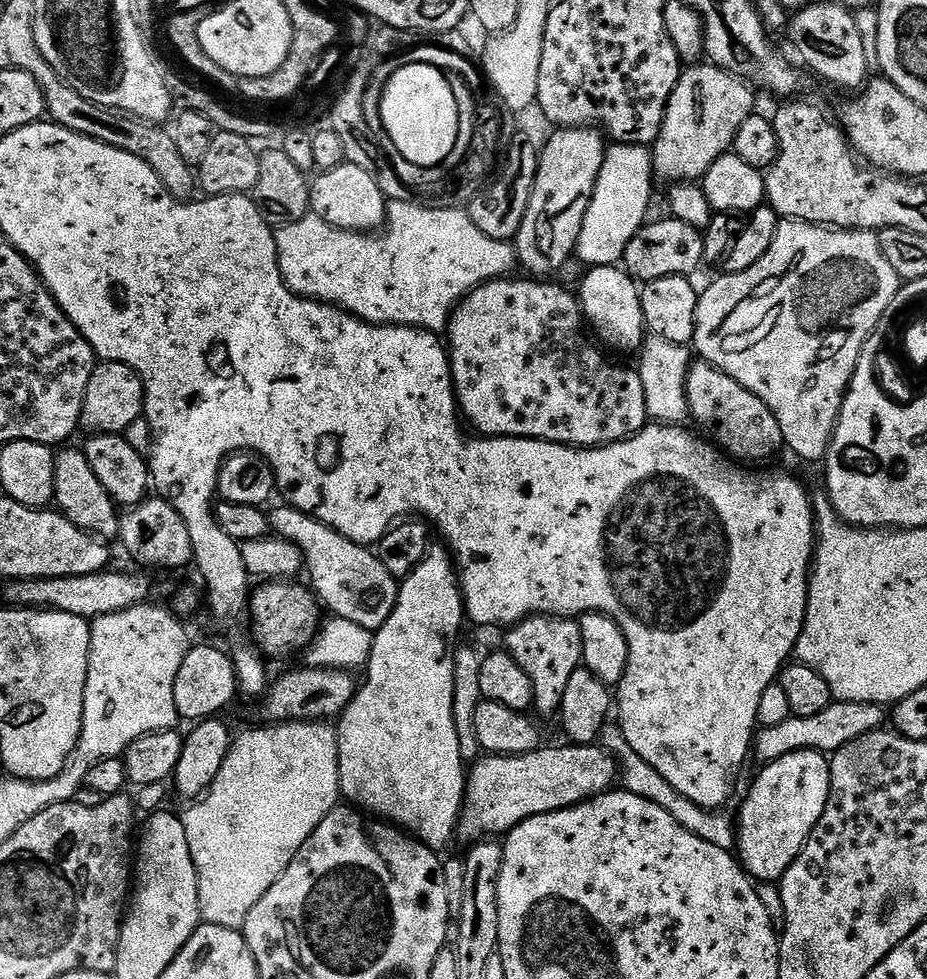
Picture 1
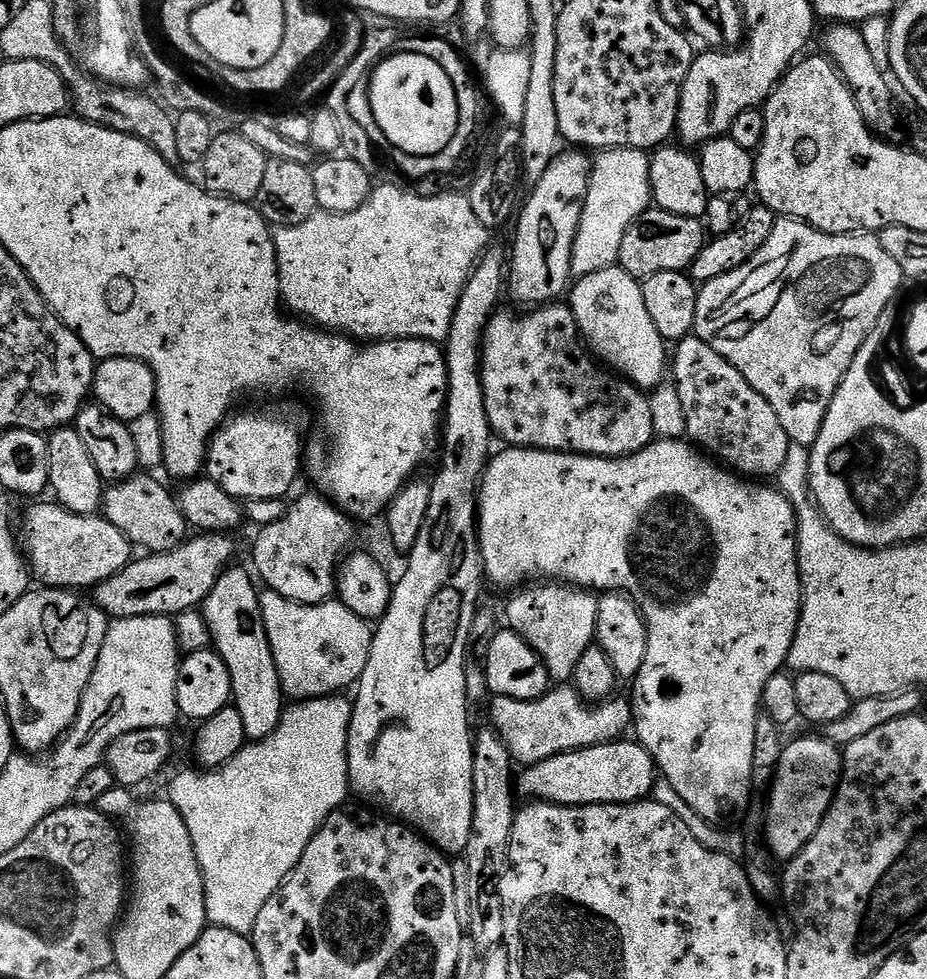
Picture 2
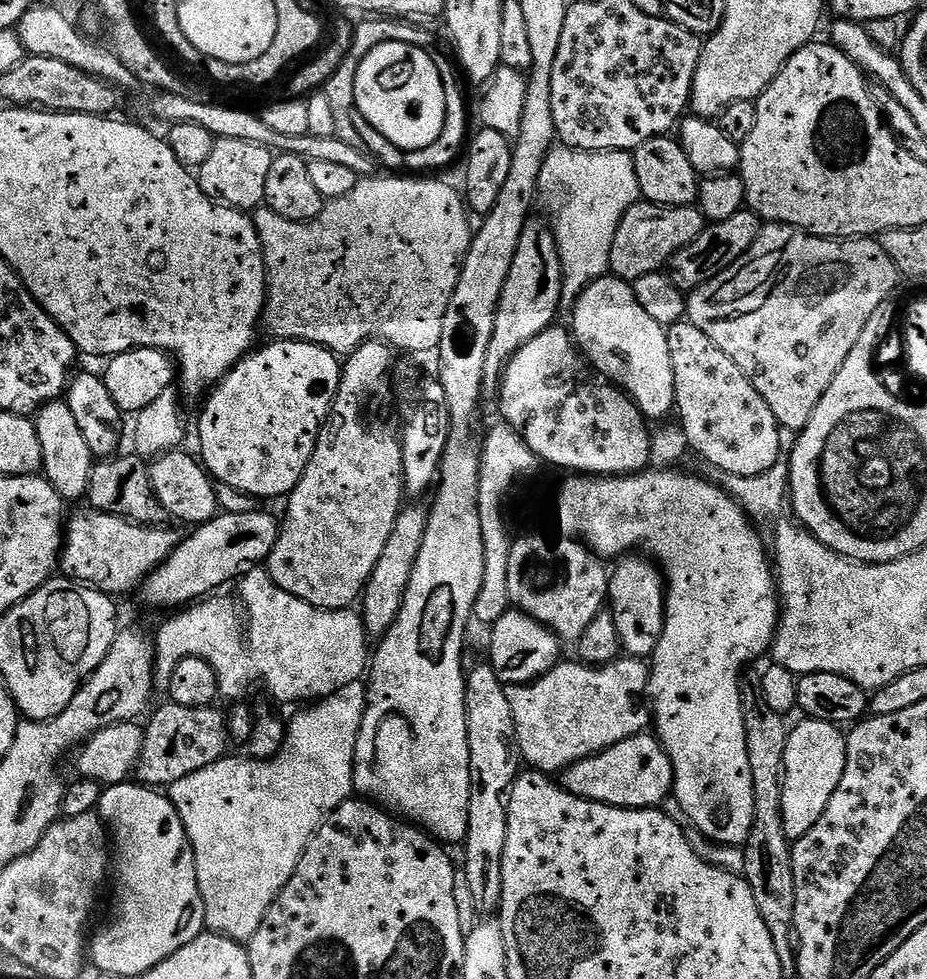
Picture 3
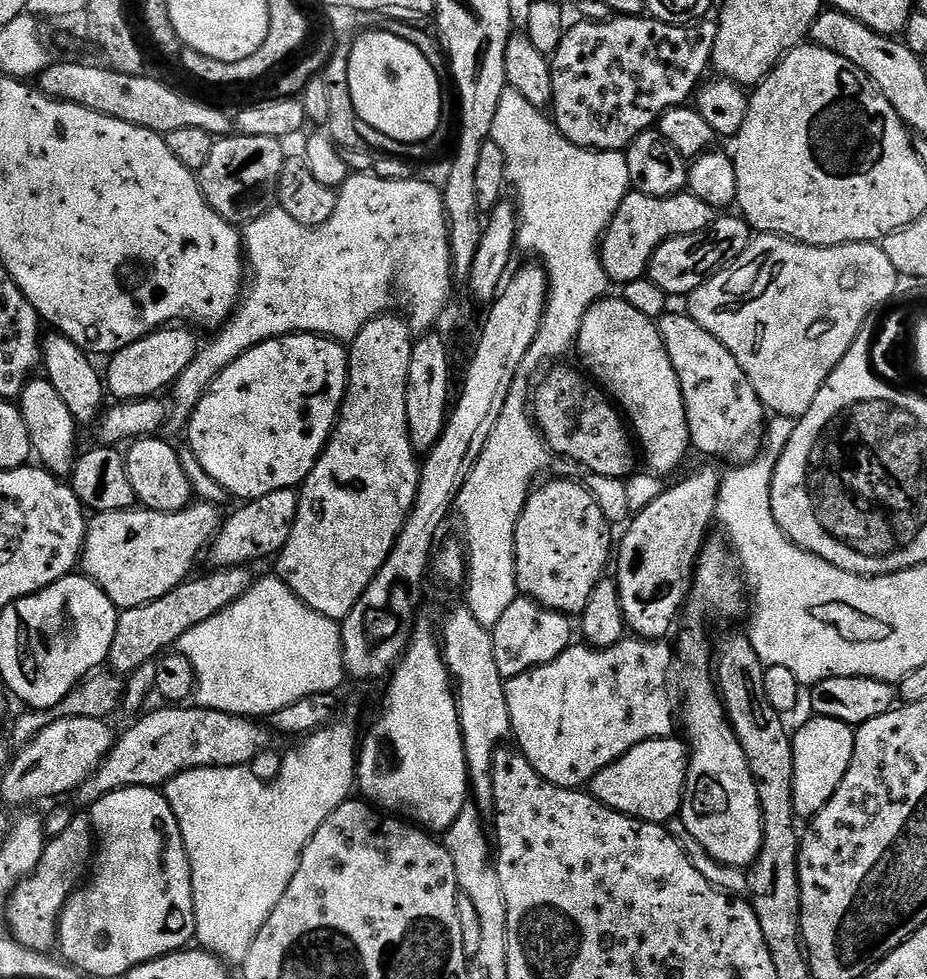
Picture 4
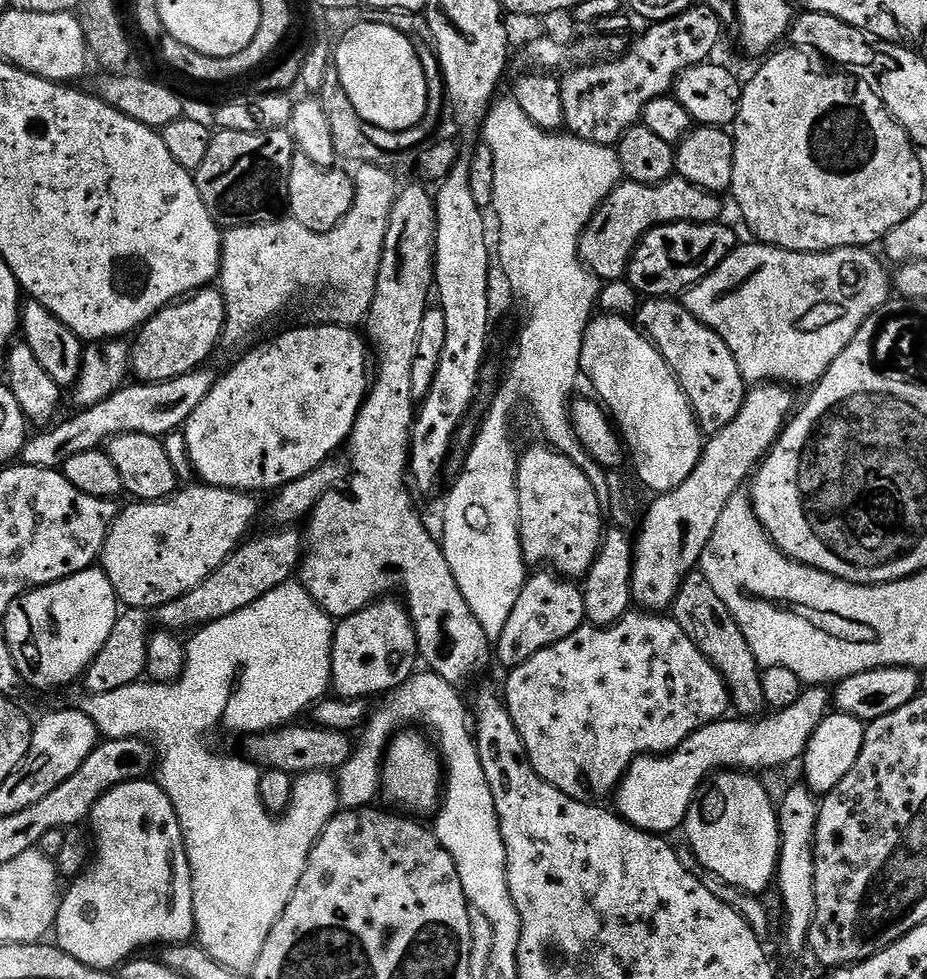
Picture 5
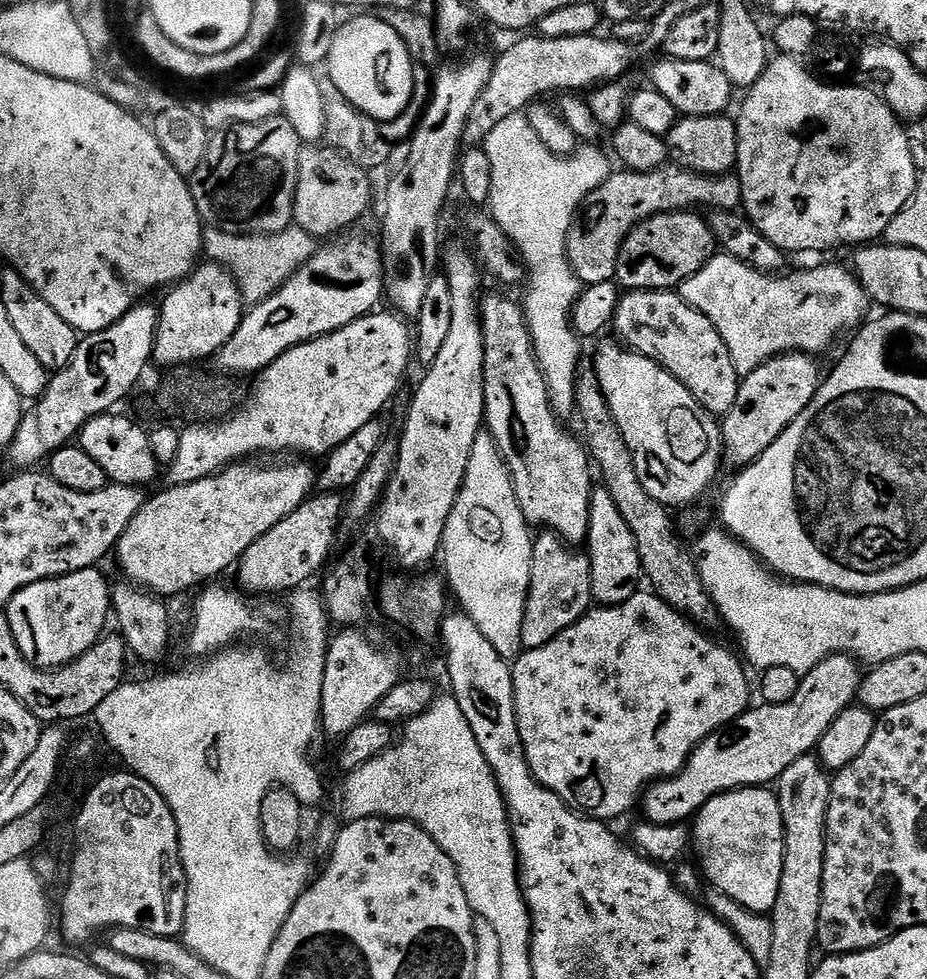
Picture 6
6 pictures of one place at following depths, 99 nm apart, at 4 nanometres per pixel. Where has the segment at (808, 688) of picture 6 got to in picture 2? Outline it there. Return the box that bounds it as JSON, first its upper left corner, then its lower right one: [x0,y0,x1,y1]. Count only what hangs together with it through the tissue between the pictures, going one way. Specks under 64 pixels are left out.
[523,738,654,808]

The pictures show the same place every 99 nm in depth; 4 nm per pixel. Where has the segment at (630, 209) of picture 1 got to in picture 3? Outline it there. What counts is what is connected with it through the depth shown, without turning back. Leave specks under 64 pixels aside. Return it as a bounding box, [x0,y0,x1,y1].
[540,147,641,306]

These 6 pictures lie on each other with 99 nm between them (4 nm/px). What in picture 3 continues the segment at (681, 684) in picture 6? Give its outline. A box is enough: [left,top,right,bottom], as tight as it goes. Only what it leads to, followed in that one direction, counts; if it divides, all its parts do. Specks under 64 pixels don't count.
[508,658,650,774]

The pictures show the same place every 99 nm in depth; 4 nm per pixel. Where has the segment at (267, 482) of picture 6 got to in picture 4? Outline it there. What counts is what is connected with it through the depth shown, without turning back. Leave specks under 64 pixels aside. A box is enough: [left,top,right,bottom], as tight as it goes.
[82,502,222,610]

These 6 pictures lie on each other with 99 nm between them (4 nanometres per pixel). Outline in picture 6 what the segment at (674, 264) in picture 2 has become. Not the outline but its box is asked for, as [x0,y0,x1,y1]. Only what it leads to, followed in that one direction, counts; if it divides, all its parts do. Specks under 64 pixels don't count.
[566,163,742,285]

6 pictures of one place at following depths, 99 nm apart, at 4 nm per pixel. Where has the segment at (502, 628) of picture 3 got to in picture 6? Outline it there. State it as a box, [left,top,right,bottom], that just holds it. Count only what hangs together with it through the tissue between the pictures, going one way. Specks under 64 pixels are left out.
[521,531,593,649]

